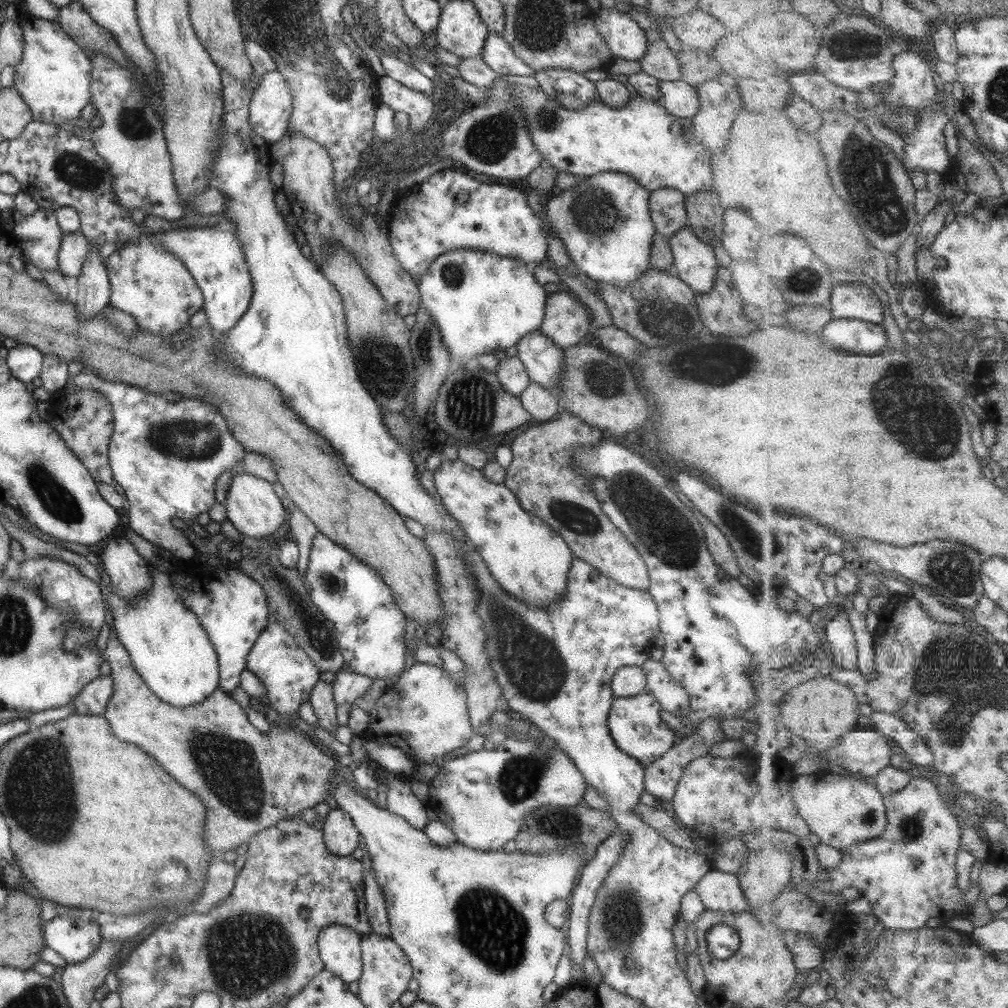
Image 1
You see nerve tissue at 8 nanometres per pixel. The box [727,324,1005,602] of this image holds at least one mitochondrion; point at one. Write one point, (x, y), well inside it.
(894, 390)

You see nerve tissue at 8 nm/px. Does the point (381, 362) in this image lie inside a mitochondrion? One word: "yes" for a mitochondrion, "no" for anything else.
yes

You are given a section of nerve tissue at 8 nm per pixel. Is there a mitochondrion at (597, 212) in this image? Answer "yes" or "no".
yes

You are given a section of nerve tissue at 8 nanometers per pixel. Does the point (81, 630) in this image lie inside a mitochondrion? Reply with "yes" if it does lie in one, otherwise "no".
yes

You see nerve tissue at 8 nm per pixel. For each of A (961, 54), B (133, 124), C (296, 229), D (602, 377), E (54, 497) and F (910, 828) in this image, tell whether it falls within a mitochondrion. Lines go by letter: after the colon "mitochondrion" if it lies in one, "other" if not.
A: other
B: mitochondrion
C: other
D: mitochondrion
E: mitochondrion
F: mitochondrion

